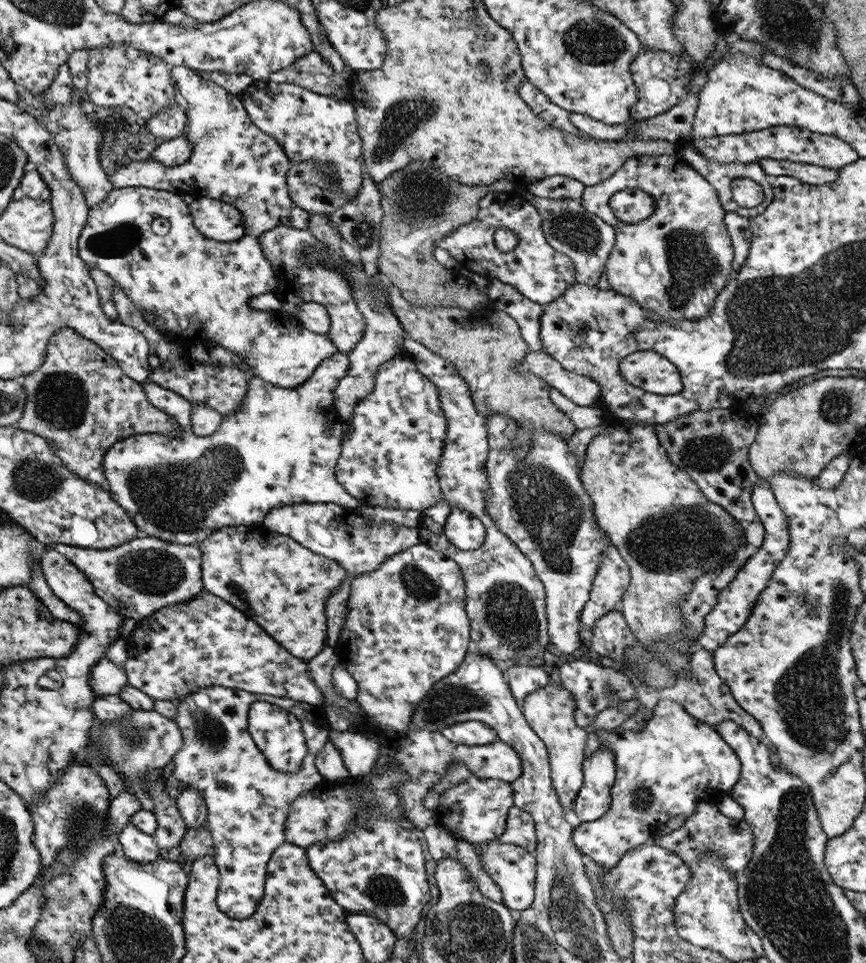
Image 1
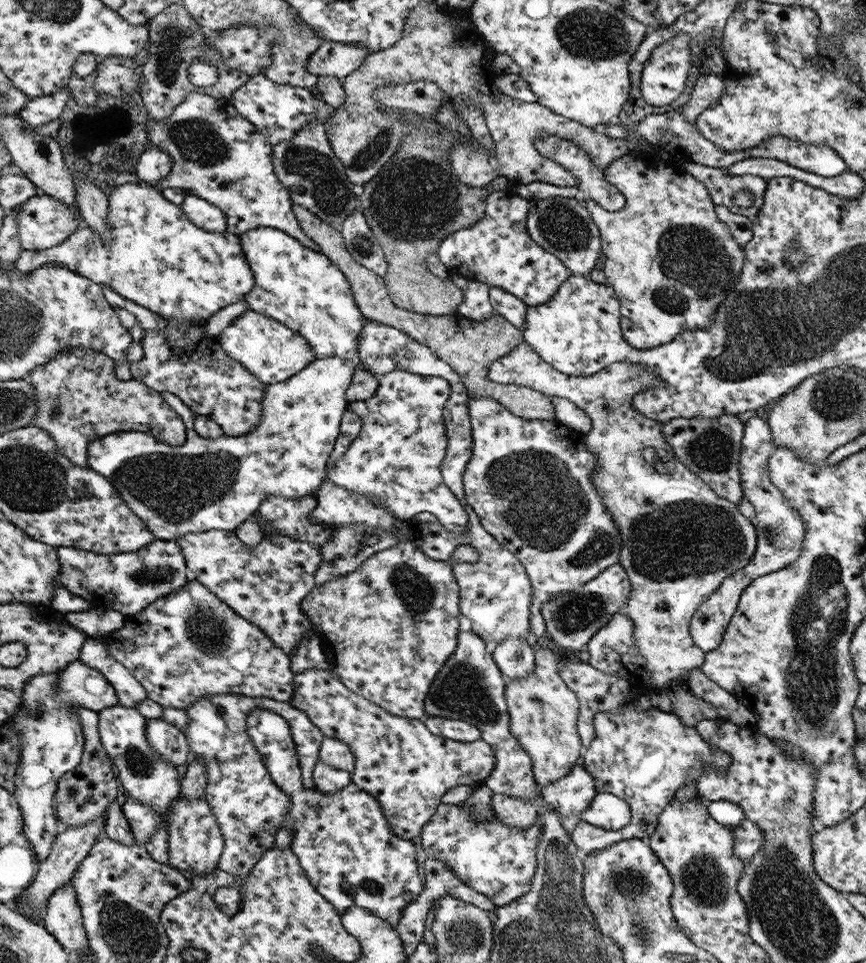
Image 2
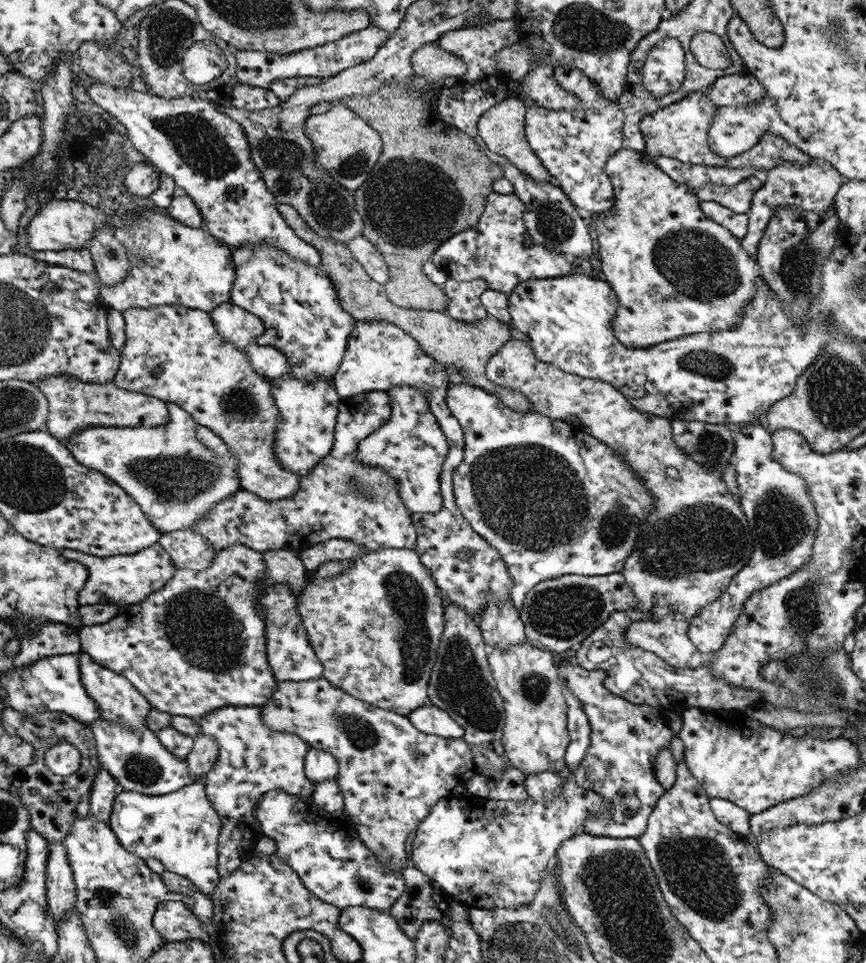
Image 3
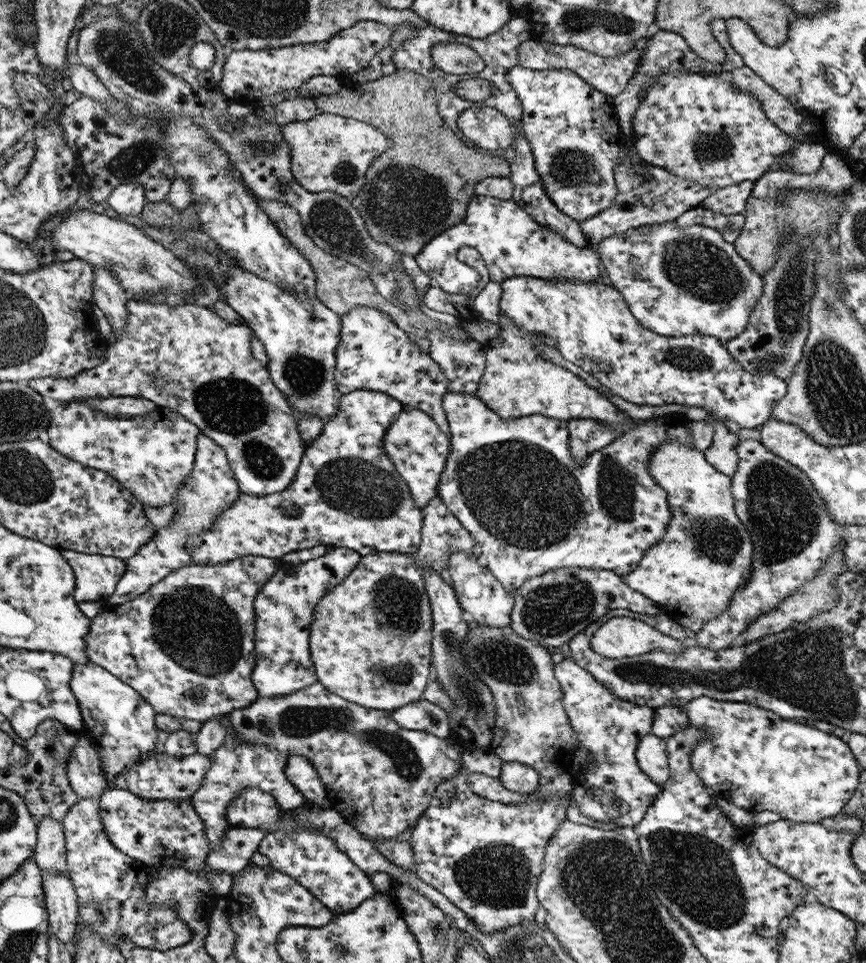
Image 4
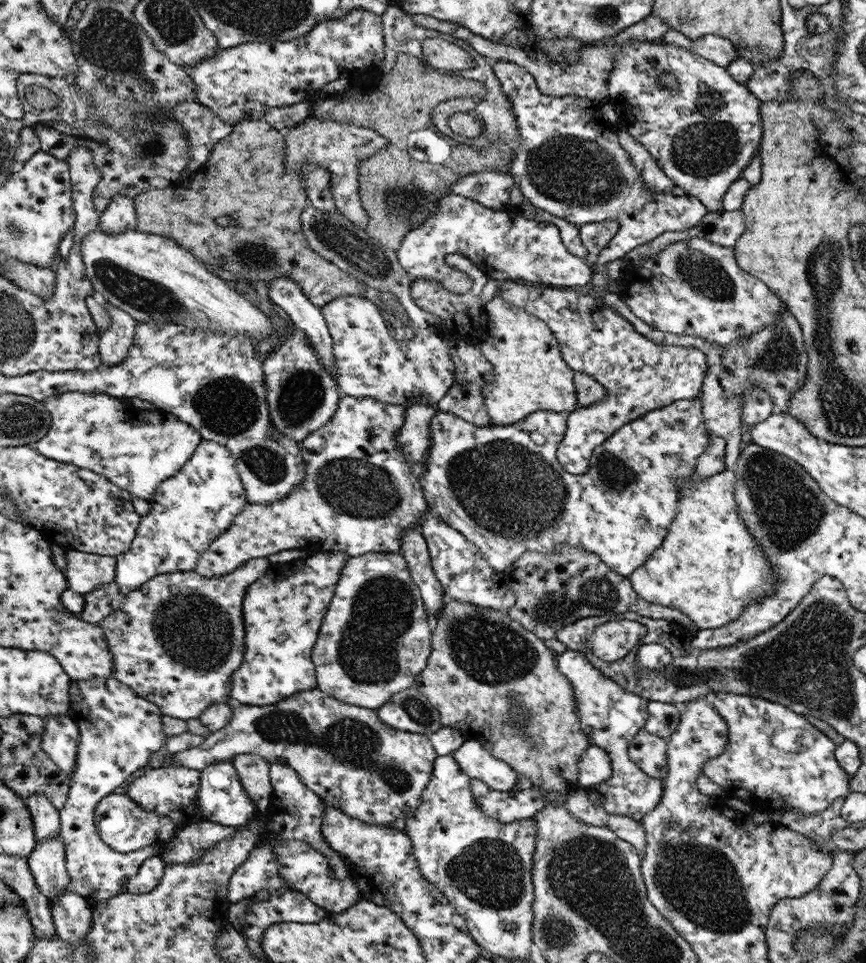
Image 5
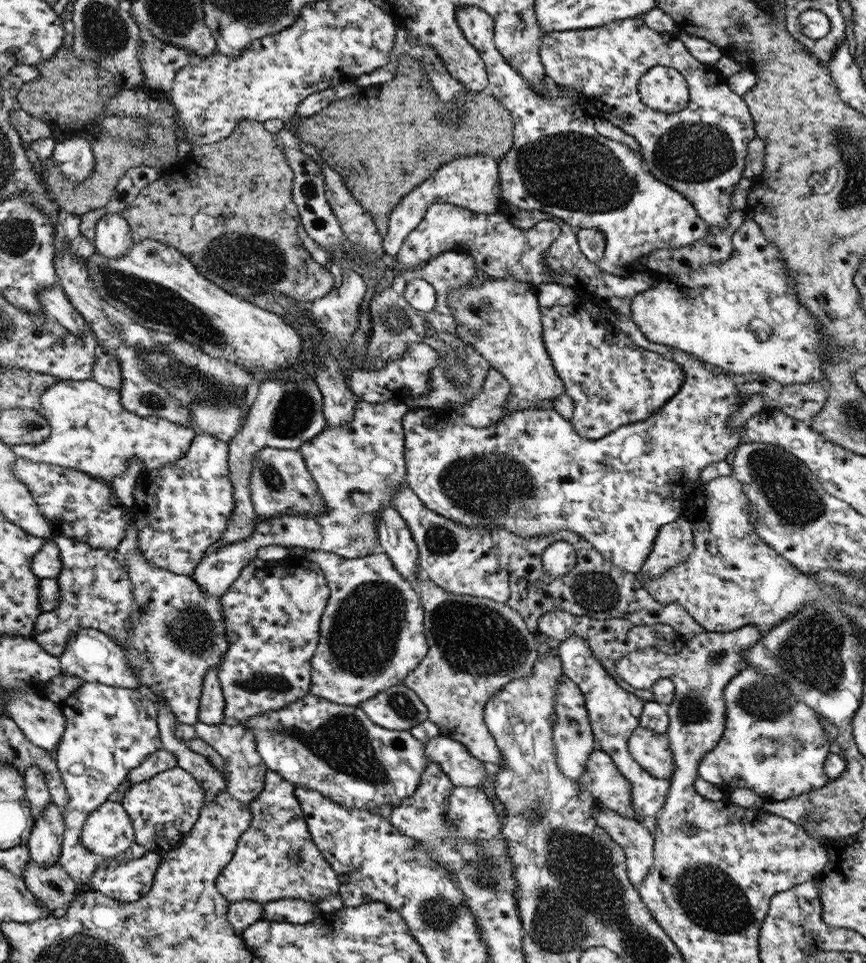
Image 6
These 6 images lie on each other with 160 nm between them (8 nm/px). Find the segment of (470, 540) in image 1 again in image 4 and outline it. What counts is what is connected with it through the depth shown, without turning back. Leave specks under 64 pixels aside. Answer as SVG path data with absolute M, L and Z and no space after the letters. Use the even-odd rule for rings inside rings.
M405 405L401 414L387 431L383 439L383 448L394 460L402 478L406 480L414 502L418 508L424 510L430 500L437 496L441 474L449 458L450 441L447 434L444 434L441 425L429 413Z

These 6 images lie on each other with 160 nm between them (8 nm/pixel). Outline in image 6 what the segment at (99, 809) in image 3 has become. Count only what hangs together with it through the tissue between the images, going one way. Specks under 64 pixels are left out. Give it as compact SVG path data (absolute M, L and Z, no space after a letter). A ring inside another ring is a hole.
M26 691L5 694L3 716L11 718L32 744L52 754L65 731L66 717L59 704Z

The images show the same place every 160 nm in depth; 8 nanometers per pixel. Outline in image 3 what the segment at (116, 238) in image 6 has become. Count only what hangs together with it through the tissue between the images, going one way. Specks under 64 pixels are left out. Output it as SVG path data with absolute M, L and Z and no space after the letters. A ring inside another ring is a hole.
M139 162L130 168L124 177L123 185L127 193L138 198L150 196L160 184L160 171L151 163Z

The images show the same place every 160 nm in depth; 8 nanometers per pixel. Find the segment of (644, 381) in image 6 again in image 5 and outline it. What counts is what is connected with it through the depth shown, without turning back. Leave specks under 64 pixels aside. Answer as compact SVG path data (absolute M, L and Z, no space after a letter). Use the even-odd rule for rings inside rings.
M504 281L500 296L510 304L540 317L556 334L566 364L573 372L585 372L606 389L606 399L578 407L567 414L568 429L556 450L556 457L567 473L584 475L589 470L593 450L625 424L646 416L648 412L668 407L677 400L700 397L707 362L705 352L694 346L664 346L638 334L632 323L618 315L600 298L560 287L527 287L520 281ZM568 300L568 304L566 304Z

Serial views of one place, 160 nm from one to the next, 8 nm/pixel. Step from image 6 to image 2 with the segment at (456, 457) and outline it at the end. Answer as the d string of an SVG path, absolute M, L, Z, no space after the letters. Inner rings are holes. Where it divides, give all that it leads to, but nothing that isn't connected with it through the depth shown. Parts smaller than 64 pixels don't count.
M469 397L470 399L470 416L474 416L474 460L470 460L470 468L465 468L466 471L466 501L470 500L470 507L472 507L472 511L476 512L478 515L478 519L480 519L480 523L482 523L482 527L486 532L490 533L492 537L496 538L506 549L509 550L510 553L516 554L518 561L521 562L522 566L525 566L526 572L529 575L529 579L532 581L534 596L532 600L532 604L530 605L530 633L535 634L538 638L546 637L549 640L551 638L546 635L546 627L544 627L544 620L542 620L541 615L541 606L550 599L555 599L559 597L562 593L566 591L573 591L577 589L581 584L589 583L592 579L596 579L601 572L604 572L609 567L612 567L614 564L619 564L619 560L621 557L621 547L622 547L622 536L620 536L620 532L618 532L618 525L614 520L612 520L612 516L610 516L610 511L606 511L605 505L602 504L602 497L600 493L598 493L597 488L594 488L595 484L593 483L593 472L595 472L595 468L597 468L597 456L586 446L585 444L585 435L583 433L578 433L574 430L570 430L566 425L562 425L559 421L555 420L528 420L522 418L521 416L514 416L514 413L511 413L509 409L505 407L505 405L500 404L497 400L494 400L494 397Z

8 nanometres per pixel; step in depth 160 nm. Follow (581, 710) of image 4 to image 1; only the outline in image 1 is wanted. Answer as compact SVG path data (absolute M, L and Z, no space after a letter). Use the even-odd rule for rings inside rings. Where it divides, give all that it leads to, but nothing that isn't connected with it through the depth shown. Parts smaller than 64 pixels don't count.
M659 700L652 716L640 725L640 731L618 728L595 732L601 748L611 750L615 756L617 778L613 782L612 803L608 812L597 821L580 823L574 831L574 840L582 852L604 869L616 867L622 856L633 848L653 844L654 838L666 831L666 822L670 818L680 814L691 817L701 802L717 806L741 775L741 760L735 750L722 740L721 733L705 721L690 716L676 700Z

